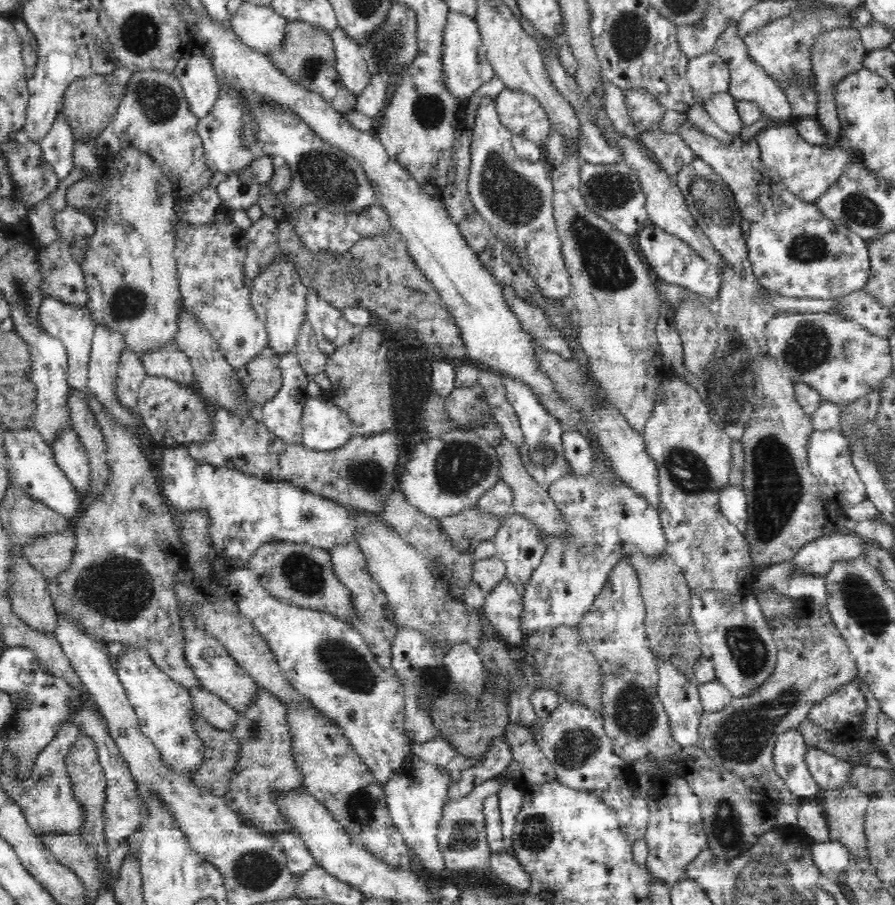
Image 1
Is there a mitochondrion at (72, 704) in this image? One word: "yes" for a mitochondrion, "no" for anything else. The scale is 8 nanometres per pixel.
yes

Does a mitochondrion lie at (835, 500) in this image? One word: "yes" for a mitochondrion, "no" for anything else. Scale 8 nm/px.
no

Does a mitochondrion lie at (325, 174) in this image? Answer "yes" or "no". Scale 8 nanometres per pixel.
yes

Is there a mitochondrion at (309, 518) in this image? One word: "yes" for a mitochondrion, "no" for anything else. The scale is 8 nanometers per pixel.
yes

